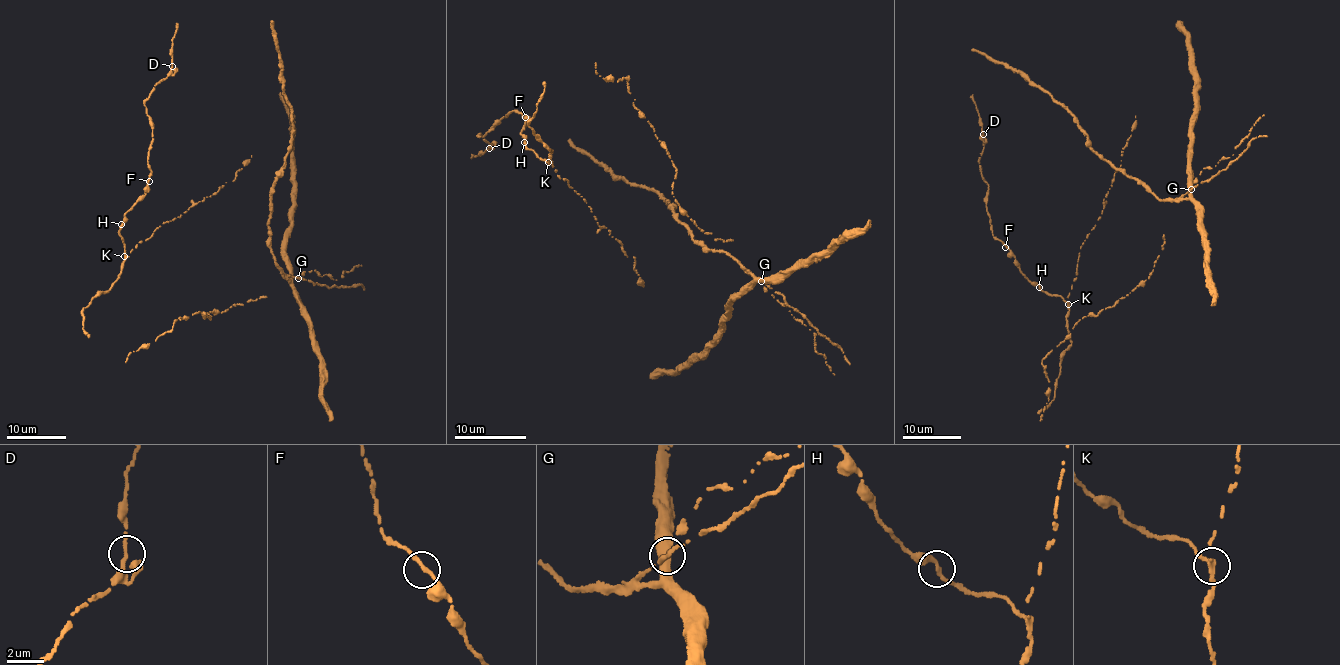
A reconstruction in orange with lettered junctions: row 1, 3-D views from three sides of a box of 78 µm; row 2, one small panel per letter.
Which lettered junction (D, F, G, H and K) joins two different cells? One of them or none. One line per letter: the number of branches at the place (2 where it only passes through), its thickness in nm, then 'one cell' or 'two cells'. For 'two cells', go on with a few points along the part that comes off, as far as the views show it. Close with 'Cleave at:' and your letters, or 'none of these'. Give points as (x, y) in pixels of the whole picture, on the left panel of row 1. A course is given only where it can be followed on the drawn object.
D: branches 2; calibre 240 nm; one cell
F: branches 2; calibre 240 nm; one cell
G: branches 2; calibre 240 nm; two cells; course (298, 278), (285, 275), (279, 269), (270, 247), (267, 224), (272, 209), (276, 179), (293, 130), (273, 21)
H: branches 2; calibre 260 nm; one cell
K: branches 2; calibre 300 nm; one cell
Cleave at: G

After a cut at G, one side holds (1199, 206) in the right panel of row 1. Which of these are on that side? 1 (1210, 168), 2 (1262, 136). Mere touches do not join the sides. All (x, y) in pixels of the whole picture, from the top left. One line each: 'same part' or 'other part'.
1: other part
2: same part

